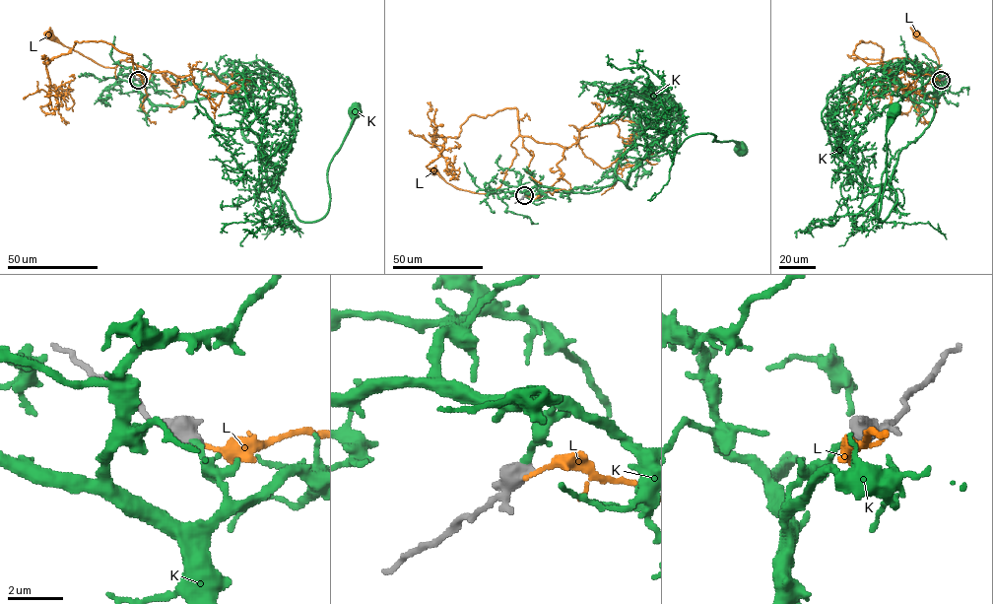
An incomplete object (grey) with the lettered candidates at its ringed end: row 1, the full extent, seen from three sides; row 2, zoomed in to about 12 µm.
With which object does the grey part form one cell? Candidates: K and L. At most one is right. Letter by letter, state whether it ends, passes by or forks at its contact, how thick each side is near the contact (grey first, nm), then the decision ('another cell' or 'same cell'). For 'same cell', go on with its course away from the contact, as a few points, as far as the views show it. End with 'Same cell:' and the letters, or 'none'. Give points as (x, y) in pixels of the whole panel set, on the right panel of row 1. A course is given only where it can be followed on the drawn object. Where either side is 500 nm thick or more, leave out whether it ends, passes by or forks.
K: 650/240 nm | same cell | via (941, 79), (937, 106), (925, 97), (933, 118), (898, 155), (888, 182), (896, 201), (882, 222), (893, 109)
L: 700/130 nm | another cell
Same cell: K

